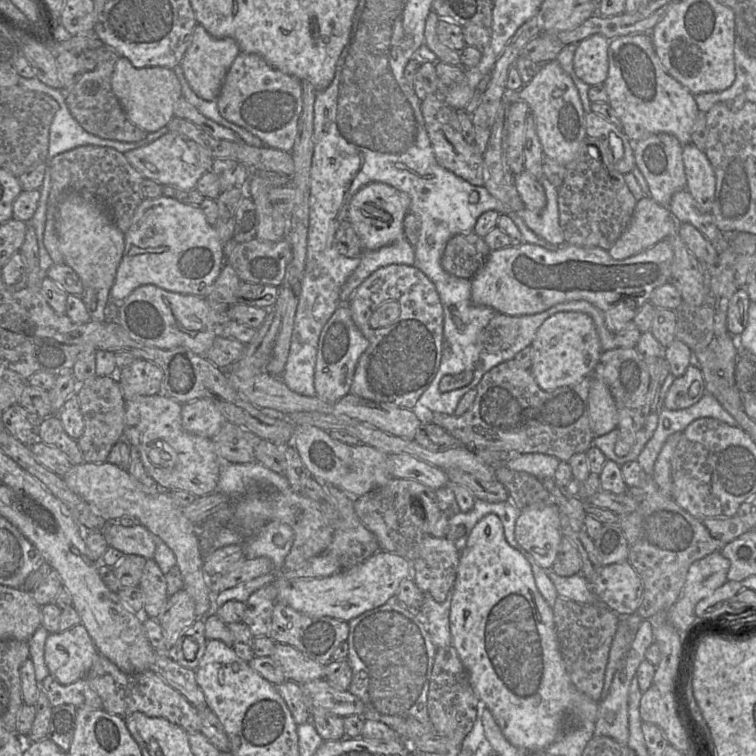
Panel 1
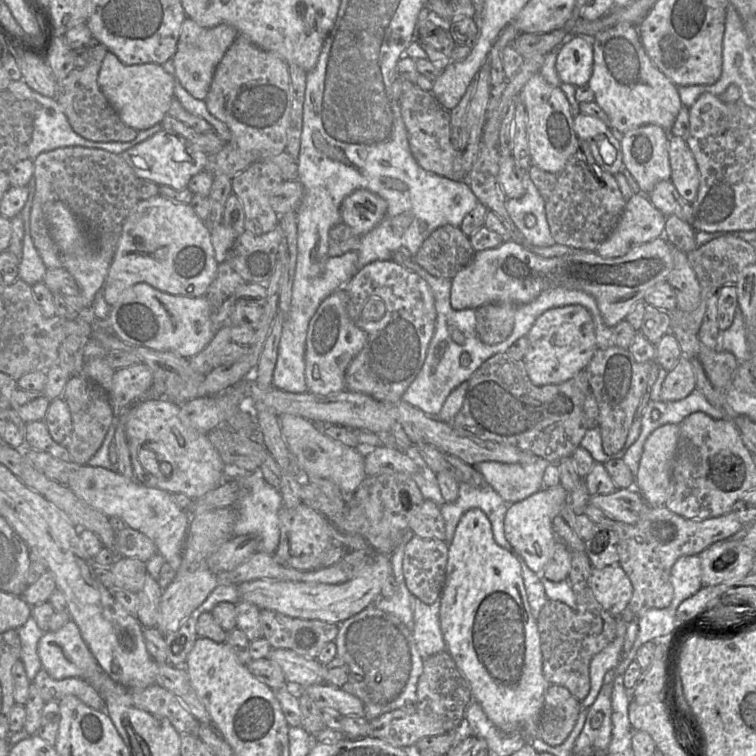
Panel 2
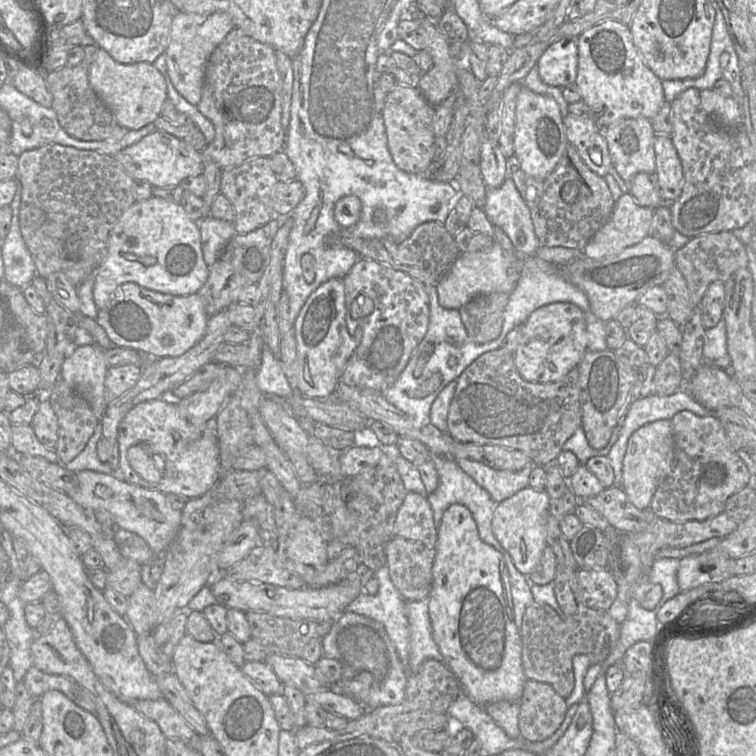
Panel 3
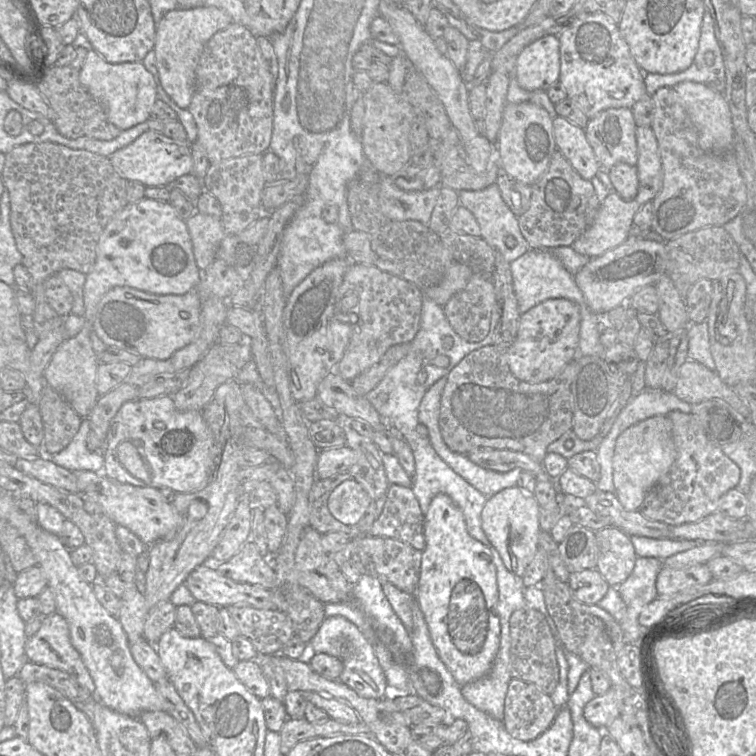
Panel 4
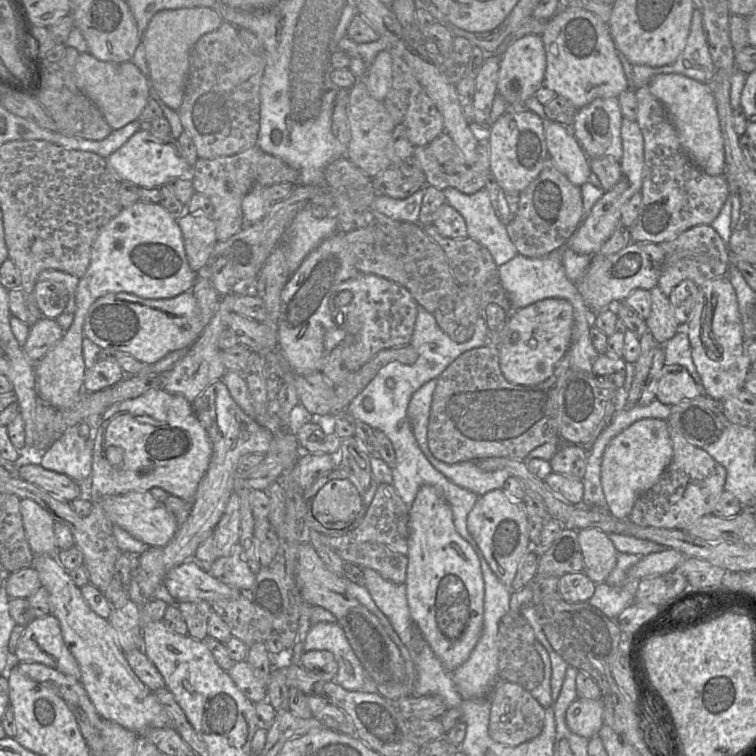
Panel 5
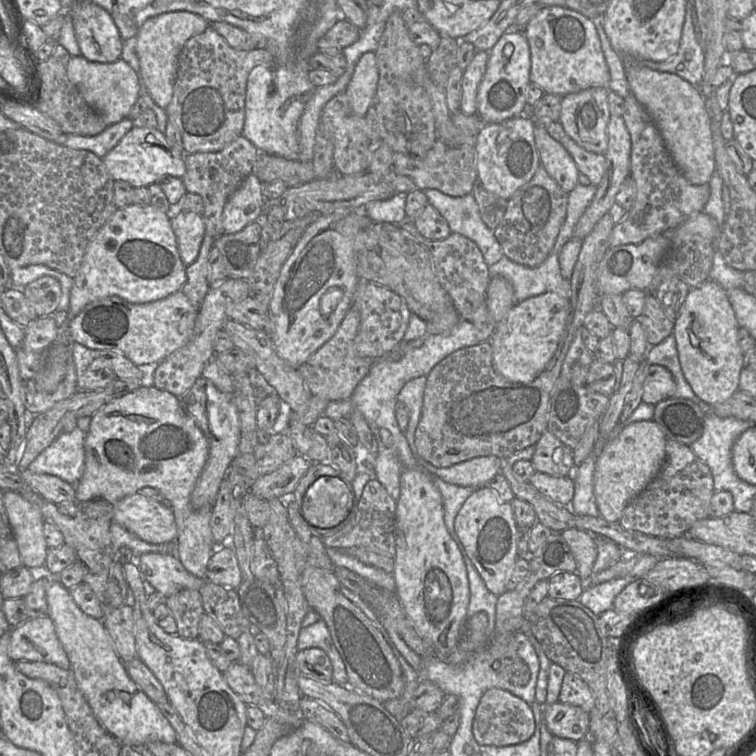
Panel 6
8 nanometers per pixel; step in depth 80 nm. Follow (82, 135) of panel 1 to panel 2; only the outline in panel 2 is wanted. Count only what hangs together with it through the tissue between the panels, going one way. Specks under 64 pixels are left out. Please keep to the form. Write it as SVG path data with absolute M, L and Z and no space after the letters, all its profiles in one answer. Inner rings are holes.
M23 80L12 81L9 84L7 91L11 92L17 97L33 100L40 104L40 108L35 114L34 129L33 129L31 140L28 145L29 159L32 160L40 153L48 152L57 148L68 147L68 146L98 148L114 154L122 154L127 149L132 148L133 146L153 136L157 132L163 130L161 125L157 124L149 129L138 131L137 137L129 142L93 142L81 137L72 129L65 113L63 112L62 108L60 107L60 105L58 104L55 98L45 97L35 92Z

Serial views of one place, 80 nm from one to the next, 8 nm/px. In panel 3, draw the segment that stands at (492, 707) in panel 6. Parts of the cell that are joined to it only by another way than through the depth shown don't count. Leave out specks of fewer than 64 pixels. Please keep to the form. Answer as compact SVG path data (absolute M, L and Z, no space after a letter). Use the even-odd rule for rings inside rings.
M527 680L519 706L518 725L520 738L538 742L550 737L562 725L569 705L549 684Z

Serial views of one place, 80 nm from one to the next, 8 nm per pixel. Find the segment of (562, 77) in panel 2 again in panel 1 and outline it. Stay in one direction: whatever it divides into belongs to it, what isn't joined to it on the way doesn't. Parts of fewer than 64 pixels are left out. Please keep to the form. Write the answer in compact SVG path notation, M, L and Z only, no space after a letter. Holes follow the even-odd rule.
M592 36L575 45L573 74L588 85L603 84L608 74L608 47L612 39Z

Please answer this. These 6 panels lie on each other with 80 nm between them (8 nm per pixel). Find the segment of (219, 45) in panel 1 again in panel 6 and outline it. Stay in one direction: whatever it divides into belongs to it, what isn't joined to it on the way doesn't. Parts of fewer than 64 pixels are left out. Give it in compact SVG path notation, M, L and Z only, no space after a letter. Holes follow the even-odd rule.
M171 11L148 18L136 35L136 53L139 59L140 74L152 100L166 109L173 96L177 74L178 55L191 37L203 33L210 25L204 17L188 11Z

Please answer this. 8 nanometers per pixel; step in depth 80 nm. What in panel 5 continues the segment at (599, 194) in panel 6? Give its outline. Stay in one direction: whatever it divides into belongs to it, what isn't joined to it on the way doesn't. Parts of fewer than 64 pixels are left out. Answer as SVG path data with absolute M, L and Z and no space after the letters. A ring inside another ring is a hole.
M623 117L621 139L623 155L619 160L619 163L621 166L622 177L611 189L604 191L603 195L593 205L575 233L567 241L566 247L577 253L588 255L598 253L602 245L609 239L616 228L621 226L620 218L623 205L634 194L640 193L644 167L644 139L639 125L635 121L629 121Z

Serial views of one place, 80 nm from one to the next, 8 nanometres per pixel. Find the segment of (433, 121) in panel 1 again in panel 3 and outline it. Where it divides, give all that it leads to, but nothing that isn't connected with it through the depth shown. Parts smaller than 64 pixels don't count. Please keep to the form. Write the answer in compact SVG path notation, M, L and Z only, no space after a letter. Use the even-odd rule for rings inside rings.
M397 84L387 94L381 115L388 148L396 166L404 172L422 173L431 164L434 155L433 120L436 107L430 104L415 87Z

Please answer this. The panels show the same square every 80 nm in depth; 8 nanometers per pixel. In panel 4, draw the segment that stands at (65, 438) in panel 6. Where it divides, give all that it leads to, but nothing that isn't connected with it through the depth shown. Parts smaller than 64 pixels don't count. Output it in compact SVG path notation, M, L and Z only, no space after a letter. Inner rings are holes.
M83 419L77 434L69 445L59 453L47 455L47 460L71 472L92 471L102 473L104 457L102 454L88 449L86 439L89 431L89 421Z

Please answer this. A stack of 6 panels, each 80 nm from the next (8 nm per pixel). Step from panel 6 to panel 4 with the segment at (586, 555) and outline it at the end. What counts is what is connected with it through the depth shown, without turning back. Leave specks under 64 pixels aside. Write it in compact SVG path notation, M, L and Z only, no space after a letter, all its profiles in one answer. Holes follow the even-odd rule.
M606 526L595 532L599 546L595 569L610 586L617 586L632 573L638 558L630 536L613 526Z

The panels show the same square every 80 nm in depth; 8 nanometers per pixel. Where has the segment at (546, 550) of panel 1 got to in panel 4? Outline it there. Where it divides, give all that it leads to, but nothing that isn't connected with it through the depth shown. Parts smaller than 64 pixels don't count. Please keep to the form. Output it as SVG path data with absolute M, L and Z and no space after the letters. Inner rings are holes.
M515 486L487 497L481 513L481 526L505 568L516 576L522 577L539 548L539 506L533 493Z

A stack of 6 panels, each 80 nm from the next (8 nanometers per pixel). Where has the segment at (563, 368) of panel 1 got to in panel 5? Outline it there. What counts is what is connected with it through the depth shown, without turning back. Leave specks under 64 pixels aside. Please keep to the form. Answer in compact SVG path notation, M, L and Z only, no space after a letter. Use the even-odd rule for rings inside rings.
M544 298L526 307L516 309L506 327L506 340L498 347L499 365L504 377L511 383L535 385L549 378L556 364L569 350L574 326L573 306L566 299Z

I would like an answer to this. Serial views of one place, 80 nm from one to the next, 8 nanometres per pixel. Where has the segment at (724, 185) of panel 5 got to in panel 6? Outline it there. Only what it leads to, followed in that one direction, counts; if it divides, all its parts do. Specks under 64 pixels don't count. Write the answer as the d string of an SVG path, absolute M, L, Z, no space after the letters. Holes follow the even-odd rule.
M630 94L624 98L621 115L631 138L630 175L636 197L629 212L611 230L608 247L636 244L649 237L673 230L691 215L704 211L710 197L708 183L691 184L679 170L663 138L644 107Z

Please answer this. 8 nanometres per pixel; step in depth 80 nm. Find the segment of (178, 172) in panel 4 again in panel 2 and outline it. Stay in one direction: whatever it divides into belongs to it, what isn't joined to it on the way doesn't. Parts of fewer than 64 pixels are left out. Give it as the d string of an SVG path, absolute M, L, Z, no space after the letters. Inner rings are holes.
M164 130L127 149L120 155L140 180L149 180L159 186L166 185L175 190L187 188L193 176L206 170L208 157L187 139Z

